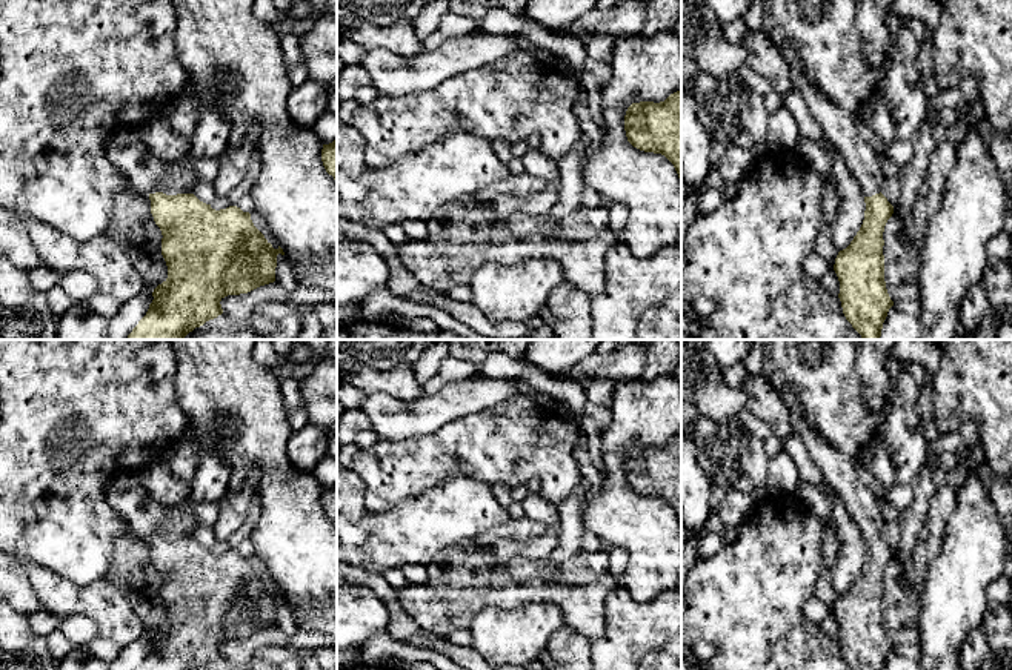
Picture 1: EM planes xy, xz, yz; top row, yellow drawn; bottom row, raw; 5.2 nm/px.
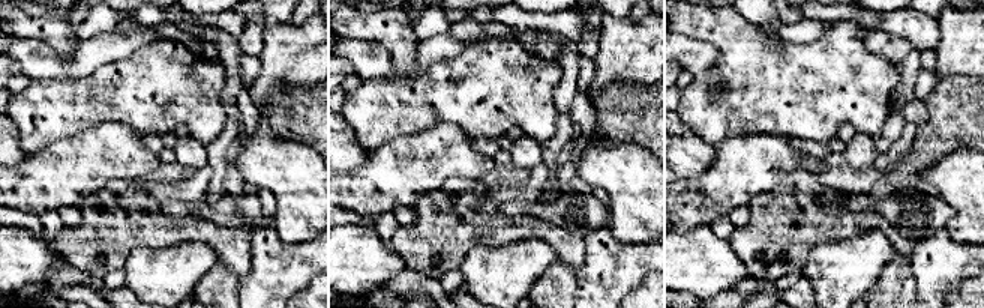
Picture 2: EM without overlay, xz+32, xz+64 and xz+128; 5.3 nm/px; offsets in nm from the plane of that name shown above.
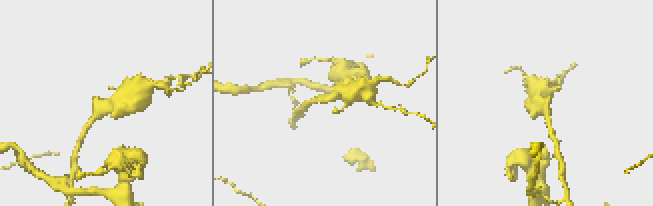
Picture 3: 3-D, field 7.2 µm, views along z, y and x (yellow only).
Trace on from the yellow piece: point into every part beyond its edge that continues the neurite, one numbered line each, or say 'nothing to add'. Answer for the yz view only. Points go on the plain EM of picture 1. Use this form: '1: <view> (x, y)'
1: yz (838, 470)

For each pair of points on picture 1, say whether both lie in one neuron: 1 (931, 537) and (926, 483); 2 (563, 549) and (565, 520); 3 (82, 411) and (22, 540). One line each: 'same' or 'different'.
1: different
2: same
3: same

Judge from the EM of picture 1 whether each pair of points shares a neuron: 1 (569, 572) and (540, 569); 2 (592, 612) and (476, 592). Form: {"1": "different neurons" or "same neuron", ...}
{"1": "same neuron", "2": "same neuron"}

